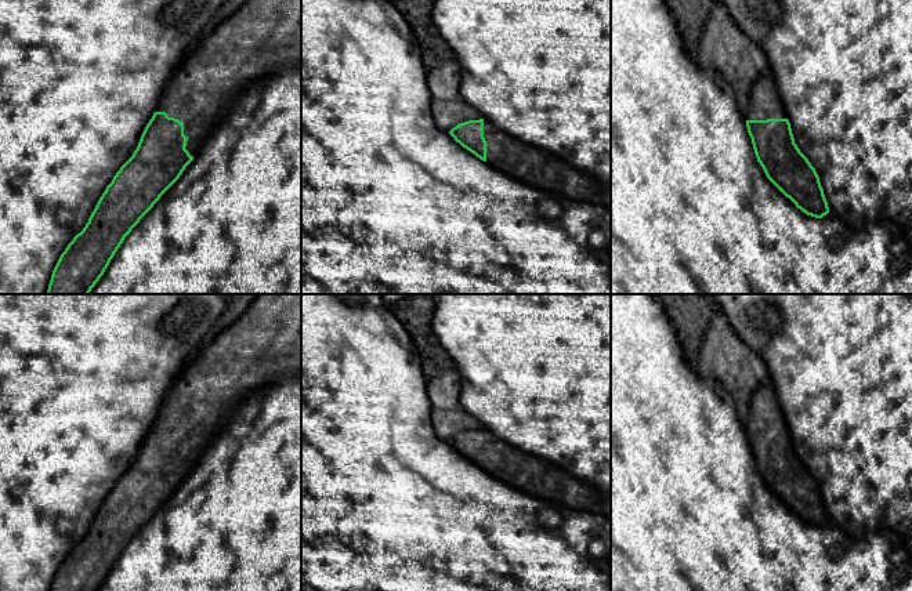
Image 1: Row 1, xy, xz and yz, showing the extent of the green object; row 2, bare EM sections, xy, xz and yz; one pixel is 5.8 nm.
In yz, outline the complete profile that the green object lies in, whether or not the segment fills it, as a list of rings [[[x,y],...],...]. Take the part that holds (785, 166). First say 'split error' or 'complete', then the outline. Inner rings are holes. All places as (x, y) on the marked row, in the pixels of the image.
split error | [[[770,68],[750,91],[745,120],[757,162],[767,178],[807,215],[826,215],[829,207],[819,177],[795,144]]]

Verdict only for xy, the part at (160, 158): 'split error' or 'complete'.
split error

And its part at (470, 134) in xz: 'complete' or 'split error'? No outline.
split error

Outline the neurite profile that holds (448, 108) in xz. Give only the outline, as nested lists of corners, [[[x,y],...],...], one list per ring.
[[[456,59],[428,69],[431,115],[435,124],[446,133],[460,123],[482,119],[482,115],[462,98],[460,79],[462,68]]]

